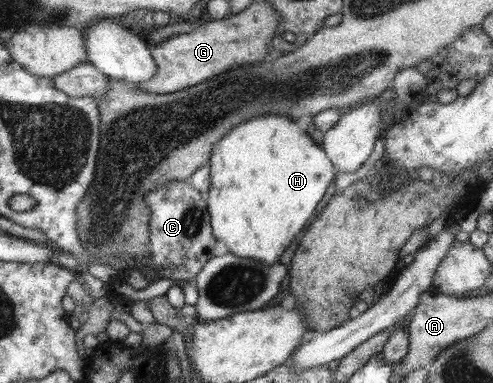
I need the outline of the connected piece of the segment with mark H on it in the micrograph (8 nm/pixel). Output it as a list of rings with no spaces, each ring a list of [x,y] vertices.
[[[283,116],[259,117],[235,126],[213,145],[207,163],[211,184],[204,198],[215,240],[223,242],[228,252],[237,257],[255,259],[267,265],[279,260],[281,252],[313,216],[333,180],[335,168],[323,152],[306,132],[299,130],[296,122]]]

